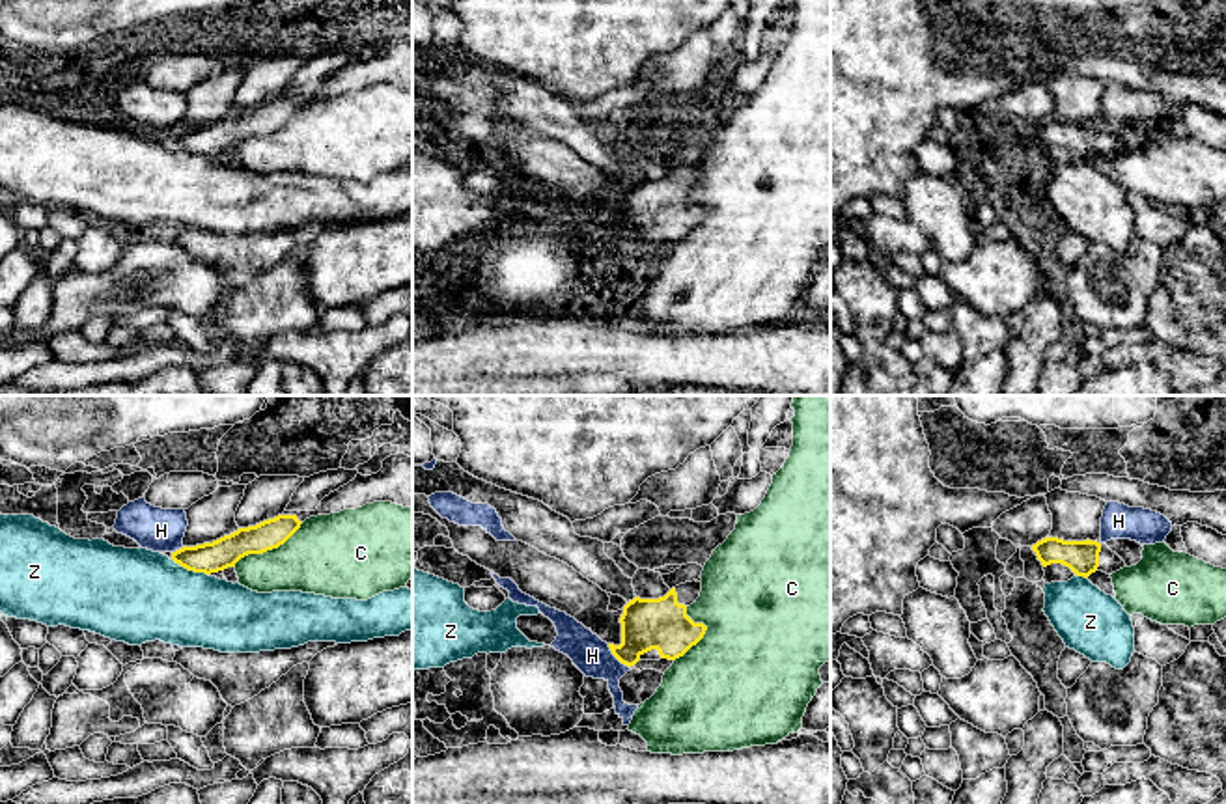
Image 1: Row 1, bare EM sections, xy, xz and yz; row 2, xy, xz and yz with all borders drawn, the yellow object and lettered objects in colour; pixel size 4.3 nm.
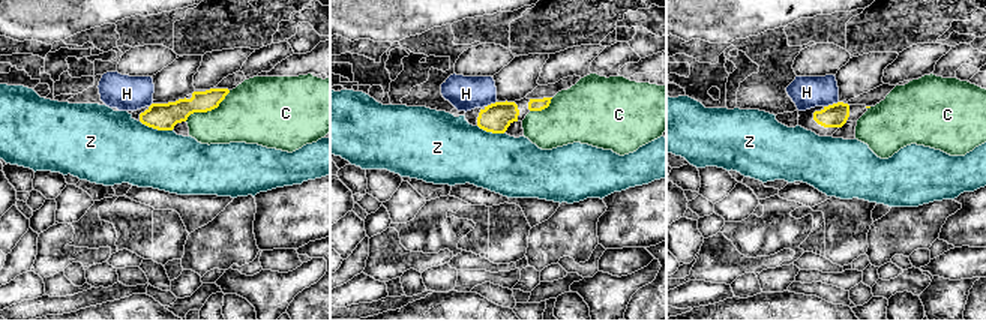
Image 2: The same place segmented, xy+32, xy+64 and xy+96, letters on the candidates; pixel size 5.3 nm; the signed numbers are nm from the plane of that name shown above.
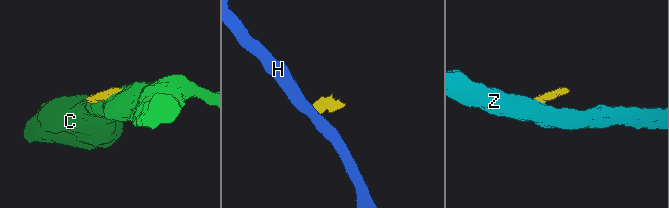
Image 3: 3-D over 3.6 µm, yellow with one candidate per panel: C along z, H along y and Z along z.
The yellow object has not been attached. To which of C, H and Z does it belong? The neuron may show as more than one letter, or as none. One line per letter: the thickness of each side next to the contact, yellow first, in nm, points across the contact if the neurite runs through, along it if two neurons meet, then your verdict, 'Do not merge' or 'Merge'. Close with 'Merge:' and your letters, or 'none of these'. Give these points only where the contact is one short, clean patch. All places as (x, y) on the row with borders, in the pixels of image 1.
C: Thickness 130 nm (yellow) against 320 nm. Boundary: xy (303, 523), (277, 547), (249, 553), (234, 566). Do not merge
H: Thickness 220 nm (yellow) against 160 nm. Boundary: xz (607, 644), (629, 668). Do not merge
Z: Thickness 130 nm (yellow) against 400 nm. Boundary: xy (172, 558), (189, 569), (208, 575). Do not merge
Merge: none of these

